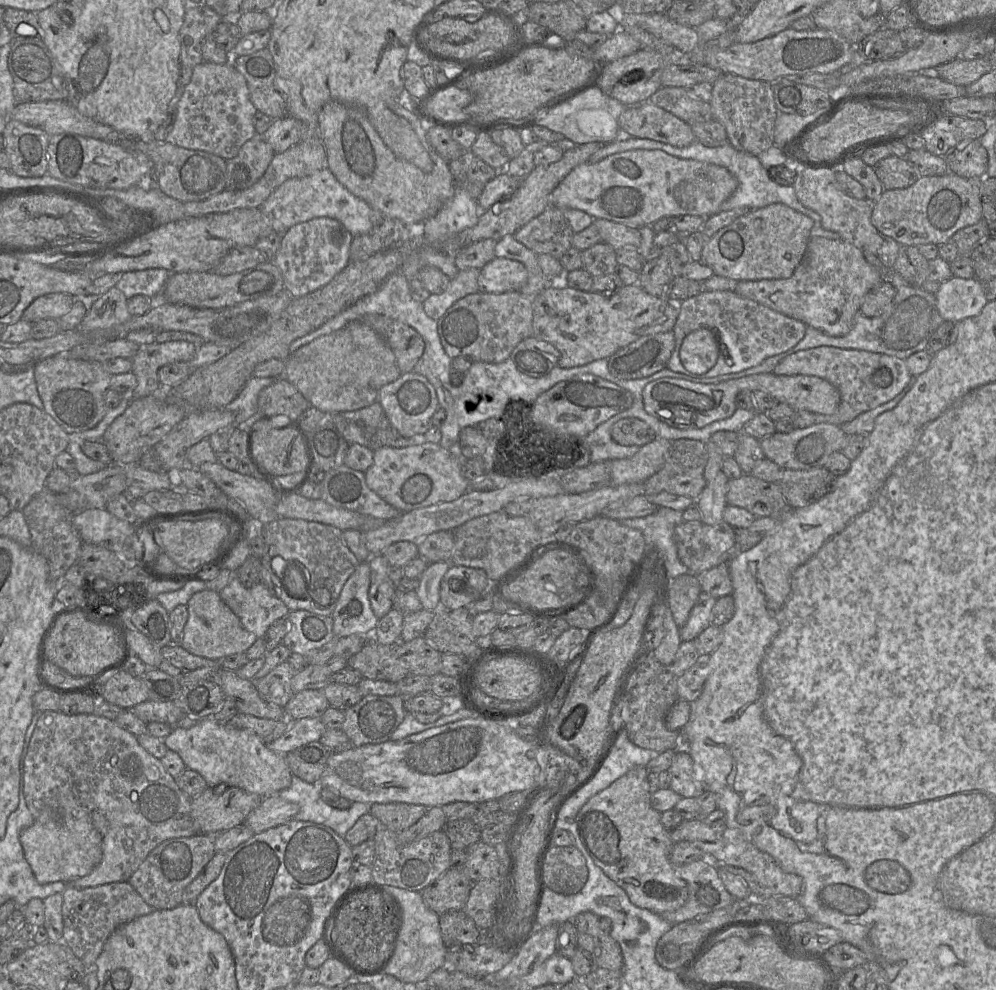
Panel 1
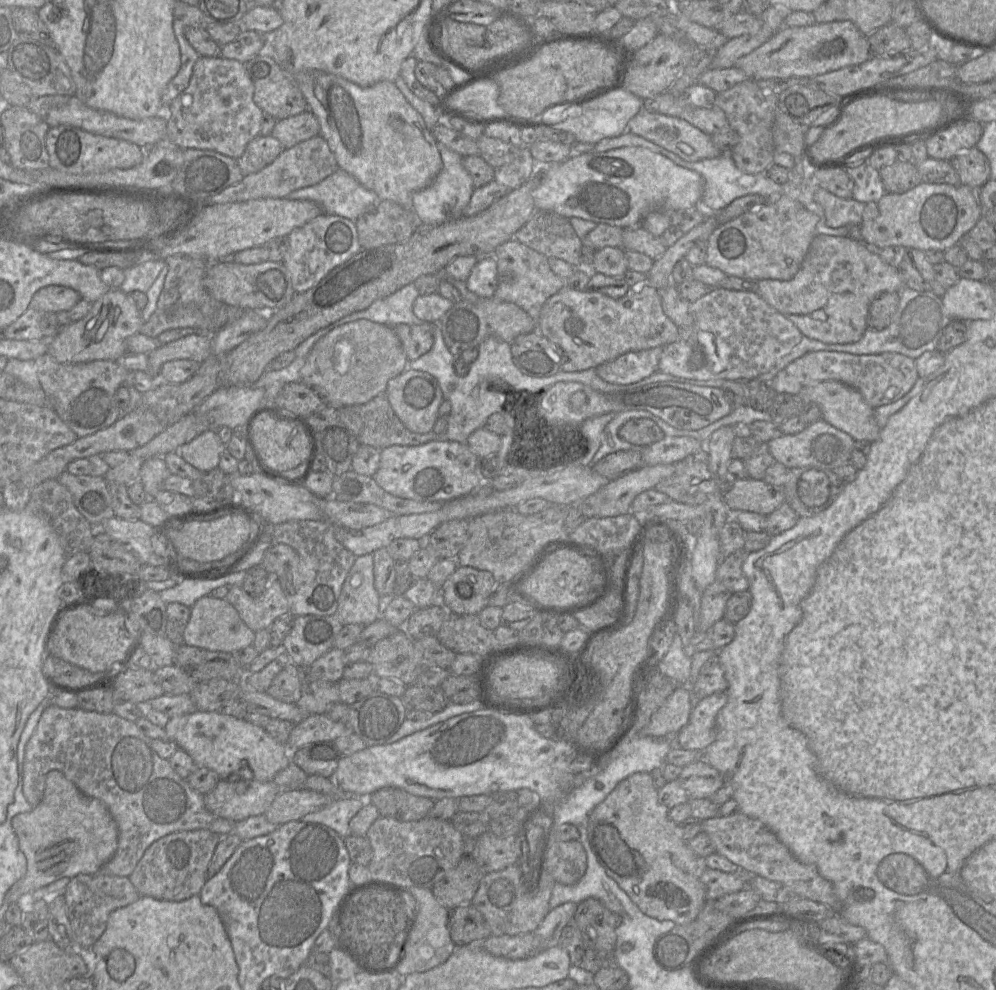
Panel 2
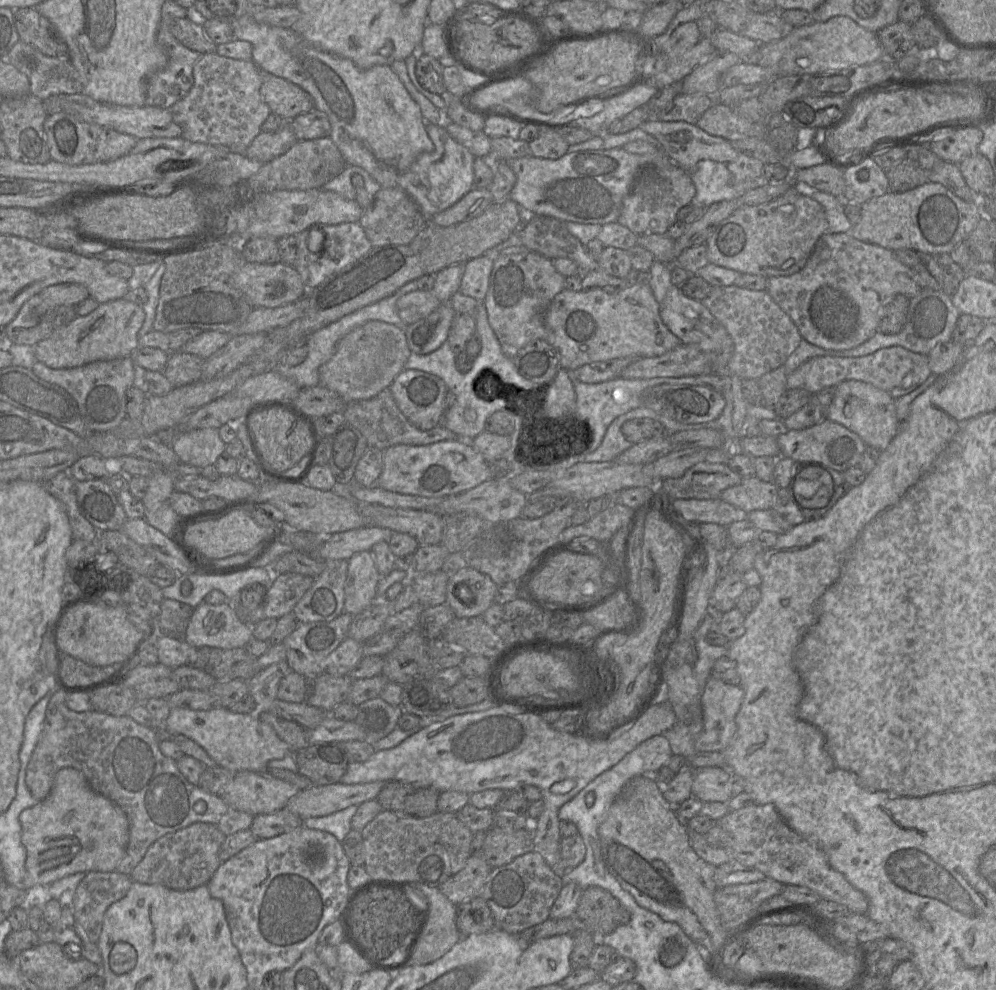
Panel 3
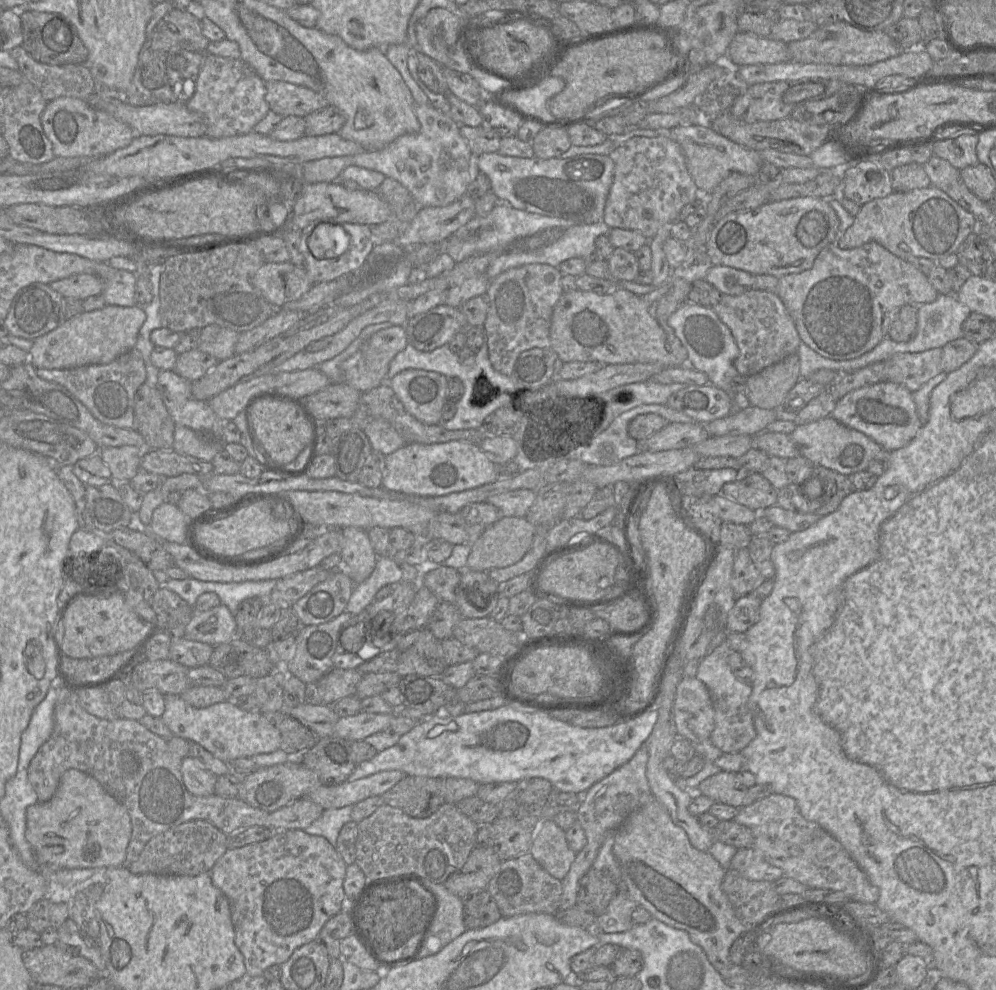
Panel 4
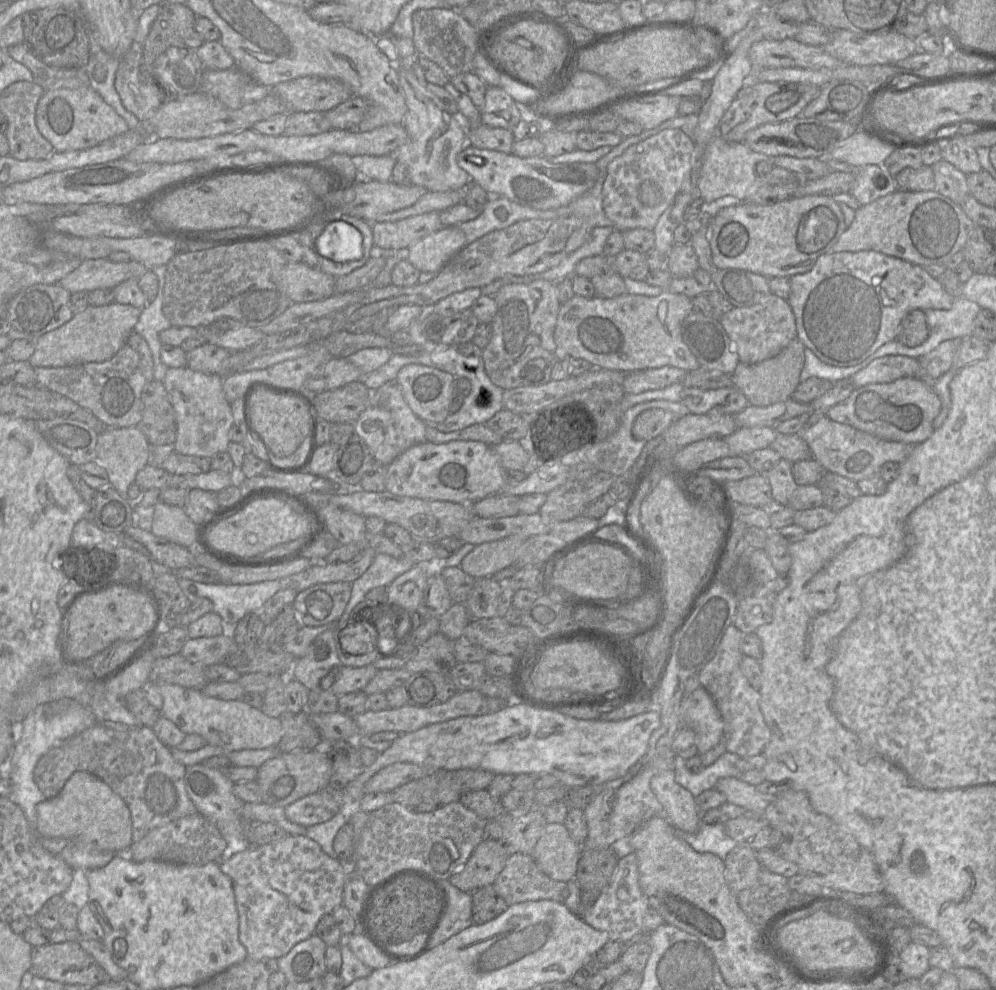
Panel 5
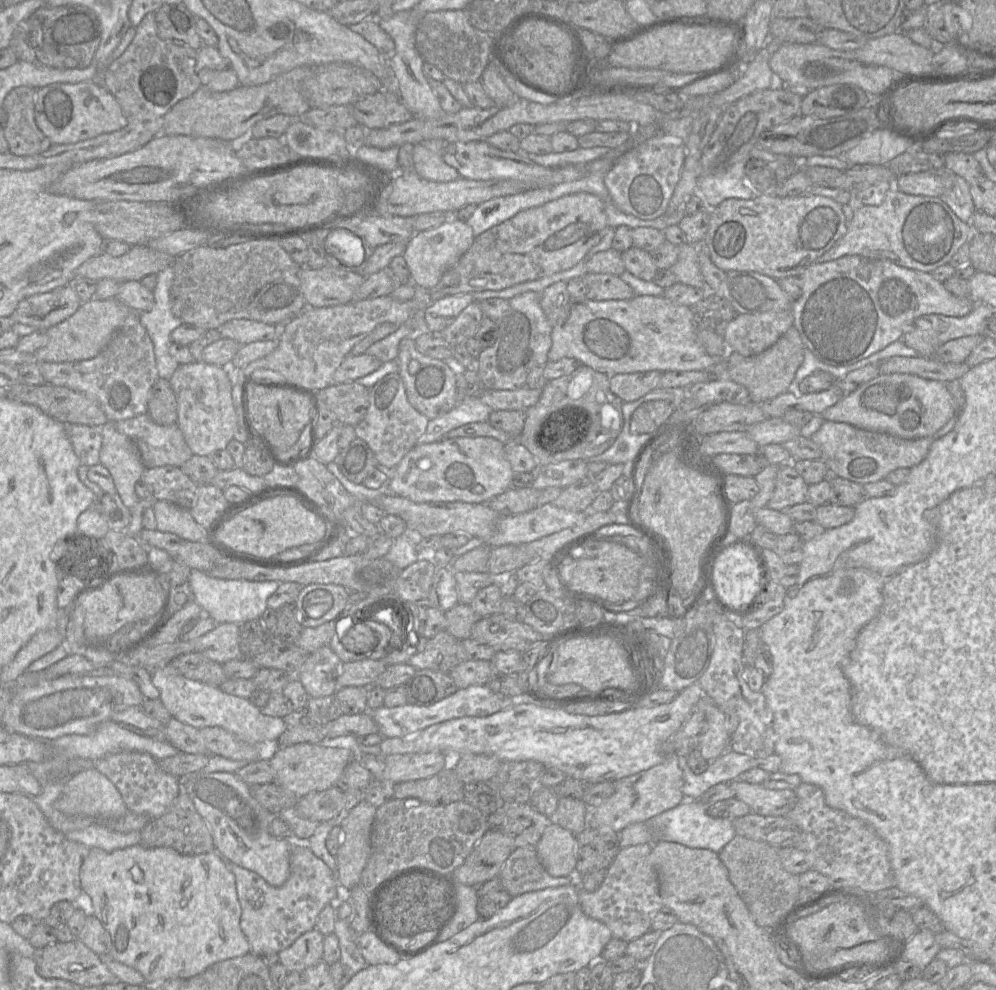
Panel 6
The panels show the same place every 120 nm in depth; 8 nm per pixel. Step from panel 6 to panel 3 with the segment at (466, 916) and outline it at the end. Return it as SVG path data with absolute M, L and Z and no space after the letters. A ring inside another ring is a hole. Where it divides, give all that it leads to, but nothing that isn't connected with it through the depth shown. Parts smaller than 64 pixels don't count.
M414 883L428 900L423 927L406 968L432 963L445 955L461 938L456 926L456 907L438 887Z

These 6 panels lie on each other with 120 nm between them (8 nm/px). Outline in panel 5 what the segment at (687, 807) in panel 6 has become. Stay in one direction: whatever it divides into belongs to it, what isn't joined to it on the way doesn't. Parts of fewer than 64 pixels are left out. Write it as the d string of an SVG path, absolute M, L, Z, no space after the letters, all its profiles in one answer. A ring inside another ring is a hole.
M702 822L696 833L675 829L675 834L686 841L695 851L713 853L723 861L727 854L738 844L725 833L723 823L706 824Z

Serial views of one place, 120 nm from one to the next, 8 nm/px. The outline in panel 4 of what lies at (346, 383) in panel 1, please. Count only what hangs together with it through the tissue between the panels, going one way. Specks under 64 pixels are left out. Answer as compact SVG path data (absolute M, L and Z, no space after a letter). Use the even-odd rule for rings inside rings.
M391 326L374 333L342 364L345 383L365 393L386 382L391 360L408 344L405 326Z

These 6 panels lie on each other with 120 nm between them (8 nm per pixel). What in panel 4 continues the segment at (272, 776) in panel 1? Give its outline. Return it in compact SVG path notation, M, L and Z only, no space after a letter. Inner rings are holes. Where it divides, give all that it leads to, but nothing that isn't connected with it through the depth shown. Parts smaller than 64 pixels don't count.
M163 695L165 710L161 720L172 736L195 742L225 763L237 758L251 758L280 749L281 735L269 717L260 711L241 710L234 701L224 701L205 708L195 708L180 695Z

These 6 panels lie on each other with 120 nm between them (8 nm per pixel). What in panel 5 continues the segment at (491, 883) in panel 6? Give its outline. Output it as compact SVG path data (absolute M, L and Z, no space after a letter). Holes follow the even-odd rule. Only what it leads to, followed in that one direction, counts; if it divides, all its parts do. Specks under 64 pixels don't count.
M493 884L473 891L471 896L473 924L486 923L499 916L508 907L506 901L495 890Z

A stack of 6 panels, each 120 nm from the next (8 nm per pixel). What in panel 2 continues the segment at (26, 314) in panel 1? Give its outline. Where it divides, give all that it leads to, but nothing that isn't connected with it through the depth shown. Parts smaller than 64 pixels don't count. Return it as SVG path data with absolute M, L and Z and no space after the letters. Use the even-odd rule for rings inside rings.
M50 285L41 288L33 295L29 308L41 313L68 312L80 299L79 293L71 288Z

